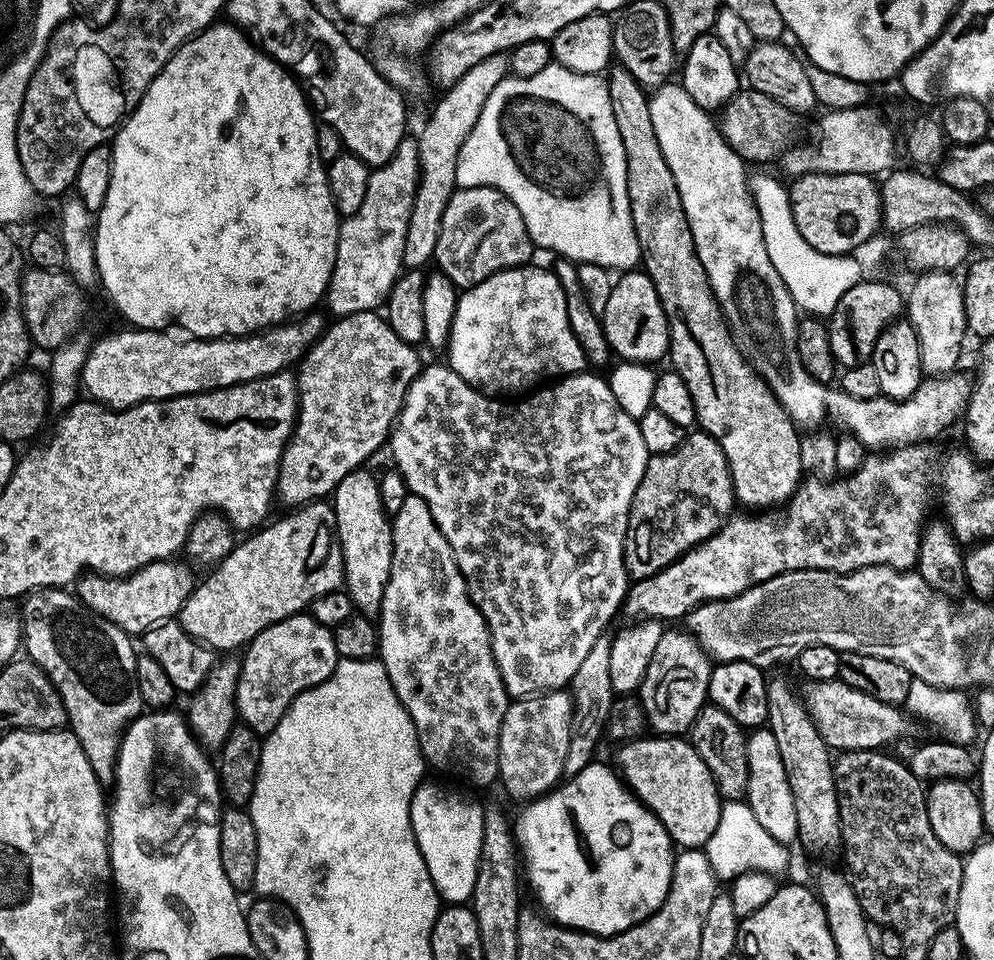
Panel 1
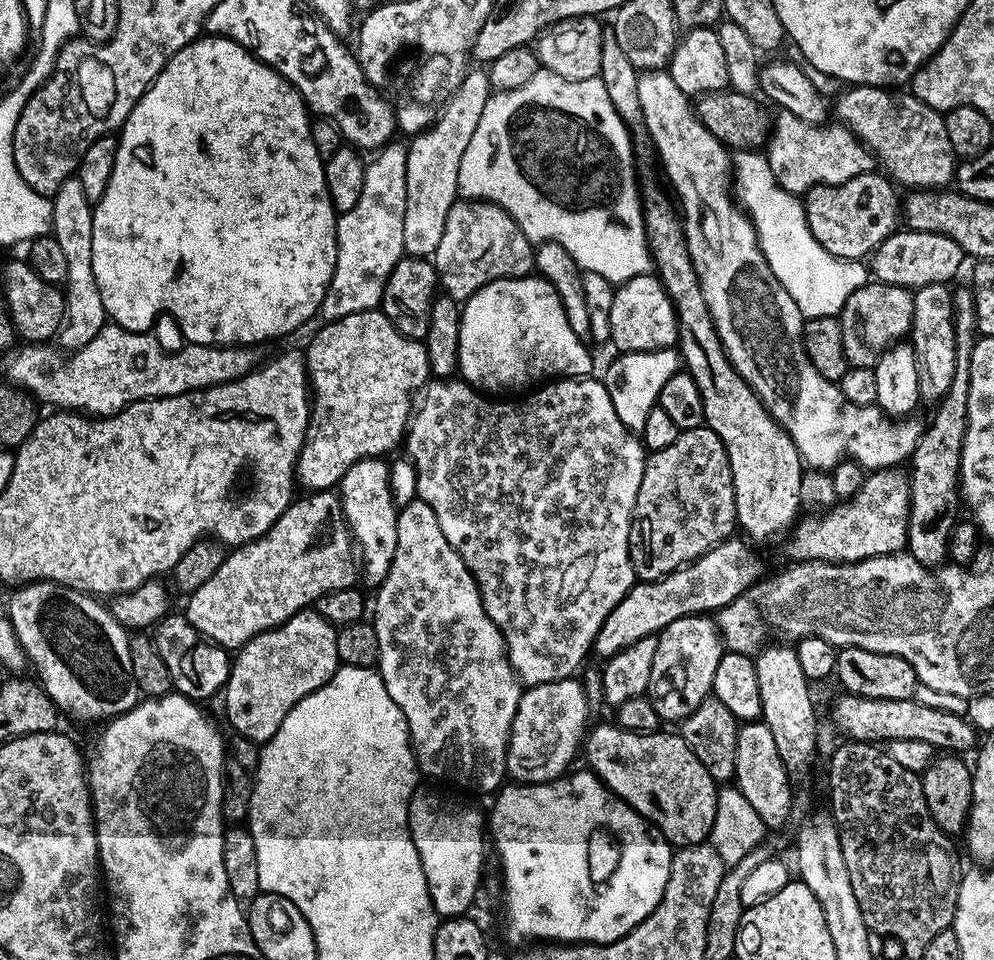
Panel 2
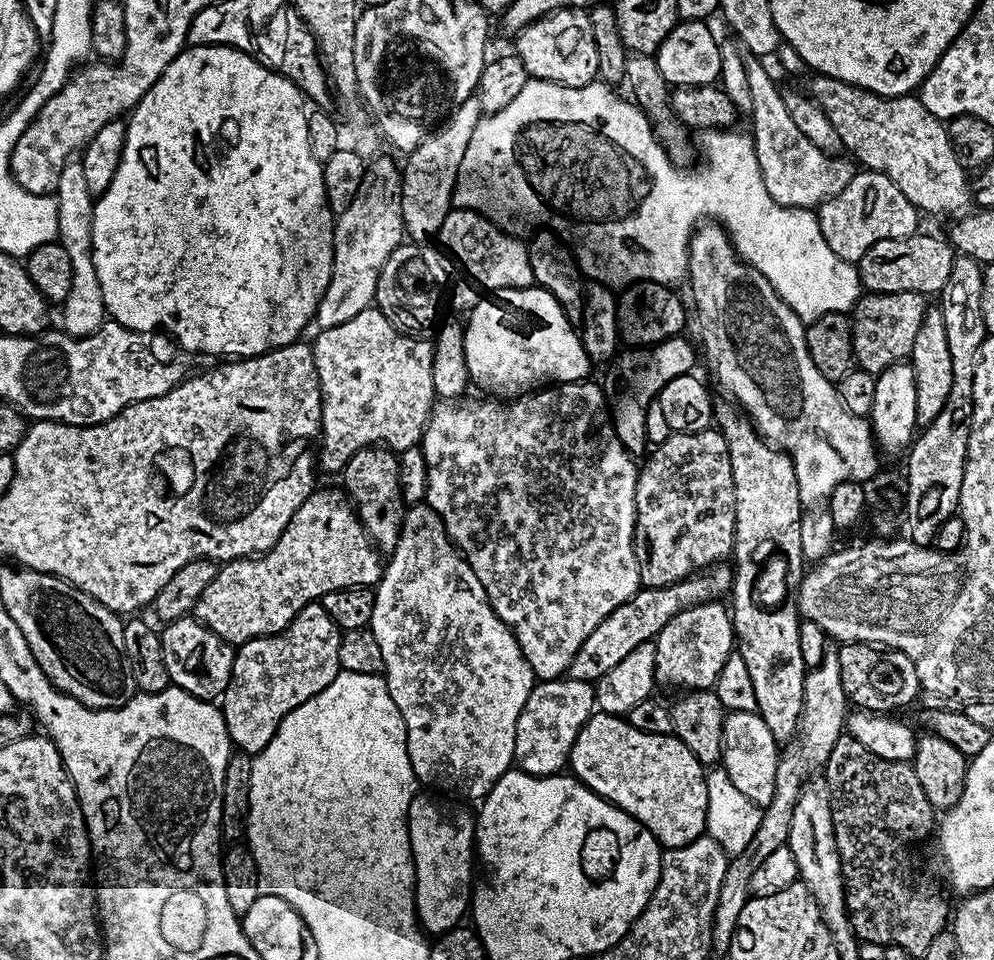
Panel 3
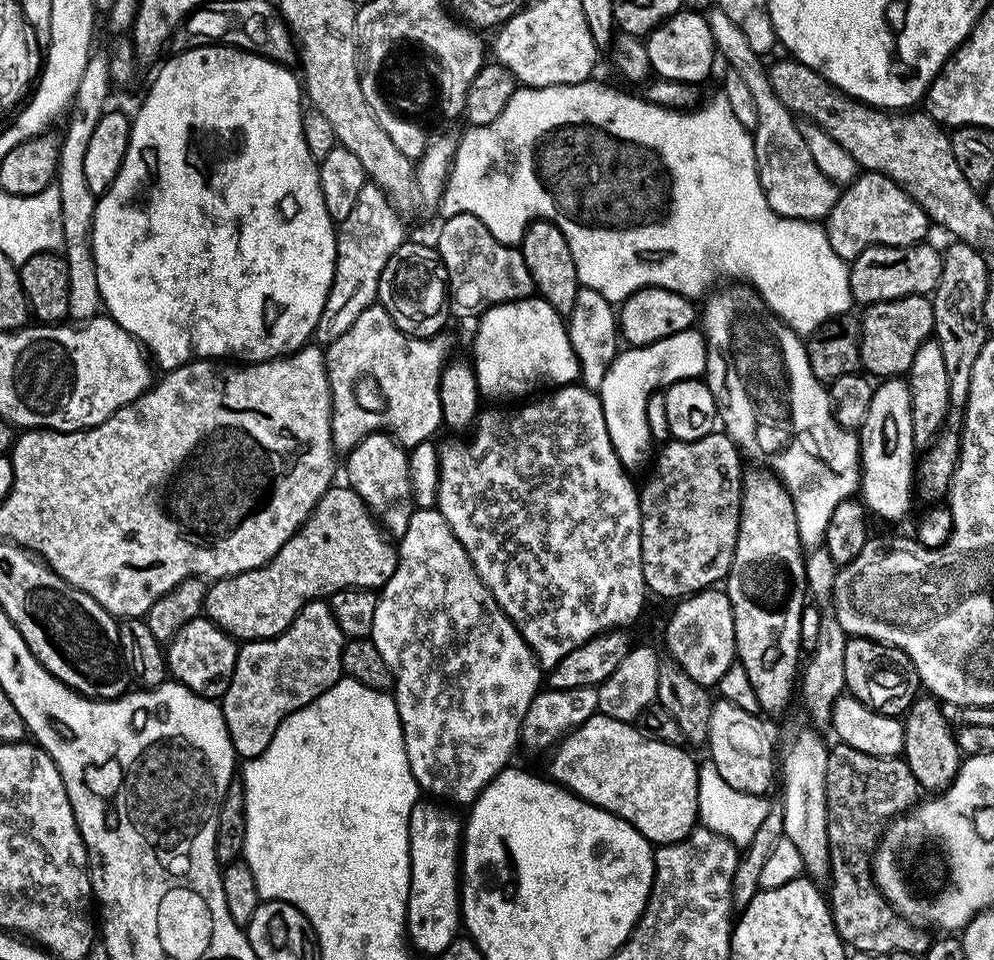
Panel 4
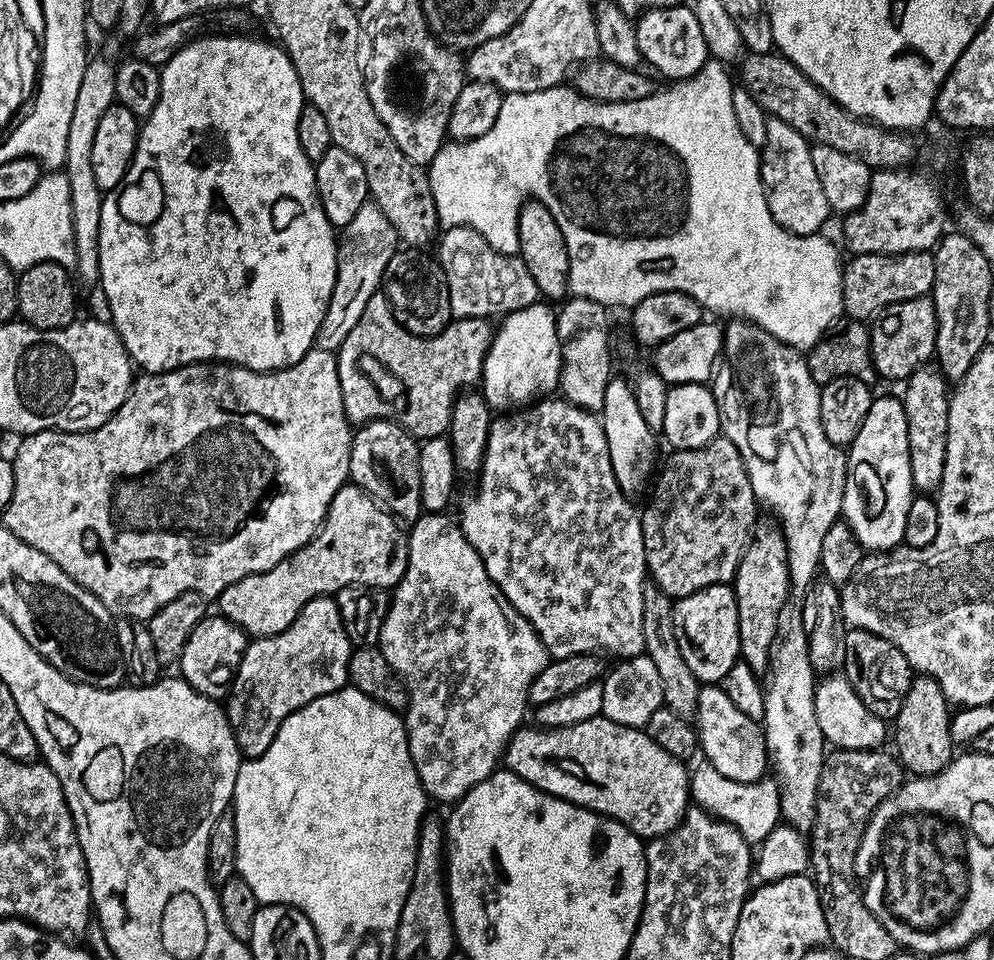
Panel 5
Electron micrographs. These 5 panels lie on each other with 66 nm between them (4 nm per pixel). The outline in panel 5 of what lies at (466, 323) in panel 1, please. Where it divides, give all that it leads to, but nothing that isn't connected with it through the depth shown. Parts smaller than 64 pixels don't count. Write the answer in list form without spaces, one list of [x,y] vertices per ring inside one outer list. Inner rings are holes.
[[[537,302],[526,306],[517,312],[509,312],[499,321],[495,329],[492,342],[488,346],[488,353],[484,359],[484,374],[482,377],[482,391],[484,401],[489,408],[497,413],[504,414],[509,410],[519,410],[549,394],[555,393],[560,386],[560,368],[564,359],[560,353],[560,339],[556,329],[556,312],[548,309],[549,305]]]

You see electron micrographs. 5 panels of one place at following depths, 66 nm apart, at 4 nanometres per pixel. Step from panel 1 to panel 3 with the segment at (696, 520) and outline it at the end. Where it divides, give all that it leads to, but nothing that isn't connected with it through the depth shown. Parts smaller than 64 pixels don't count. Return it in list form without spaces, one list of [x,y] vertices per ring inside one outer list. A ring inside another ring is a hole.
[[[715,427],[707,428],[705,432],[686,434],[673,432],[666,442],[655,445],[651,449],[648,461],[642,464],[636,478],[636,561],[640,571],[640,583],[645,588],[669,588],[672,584],[695,576],[705,568],[727,561],[733,555],[736,546],[736,499],[734,498],[734,474],[730,470],[730,450],[726,446],[726,438]]]

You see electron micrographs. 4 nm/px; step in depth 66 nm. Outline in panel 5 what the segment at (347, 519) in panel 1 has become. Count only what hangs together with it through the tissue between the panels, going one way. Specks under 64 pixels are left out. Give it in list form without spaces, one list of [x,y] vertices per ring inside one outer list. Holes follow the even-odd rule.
[[[372,420],[355,429],[350,450],[351,483],[357,484],[364,493],[382,508],[387,508],[397,521],[414,522],[422,515],[422,474],[420,473],[420,444],[411,436],[403,423],[396,420]]]

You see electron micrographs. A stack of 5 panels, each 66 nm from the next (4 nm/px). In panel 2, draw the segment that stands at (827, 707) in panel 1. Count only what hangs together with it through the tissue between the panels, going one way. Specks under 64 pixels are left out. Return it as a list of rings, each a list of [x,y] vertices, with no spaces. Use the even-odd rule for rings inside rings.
[[[840,694],[832,704],[831,723],[841,737],[852,742],[876,742],[876,739],[889,742],[898,739],[918,739],[928,742],[935,750],[948,754],[965,754],[977,747],[978,733],[969,722],[967,715],[959,712],[938,710],[926,706],[919,699],[875,700],[851,694]]]

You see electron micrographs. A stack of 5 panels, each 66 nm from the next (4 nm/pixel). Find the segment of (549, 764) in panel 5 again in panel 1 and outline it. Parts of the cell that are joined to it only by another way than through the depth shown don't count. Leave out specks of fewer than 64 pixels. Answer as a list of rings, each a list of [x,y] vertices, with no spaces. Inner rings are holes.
[[[648,734],[615,749],[614,767],[629,790],[666,826],[673,845],[681,849],[703,848],[718,827],[722,807],[720,791],[702,762],[698,750],[679,736]]]

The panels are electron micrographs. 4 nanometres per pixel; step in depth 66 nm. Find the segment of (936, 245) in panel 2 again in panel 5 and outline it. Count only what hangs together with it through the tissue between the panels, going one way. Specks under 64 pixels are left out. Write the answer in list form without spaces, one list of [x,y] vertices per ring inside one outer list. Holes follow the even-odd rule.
[[[931,251],[903,252],[897,256],[871,252],[861,256],[853,255],[851,259],[842,268],[842,298],[844,312],[854,320],[871,321],[886,306],[927,296],[934,286],[934,255]]]

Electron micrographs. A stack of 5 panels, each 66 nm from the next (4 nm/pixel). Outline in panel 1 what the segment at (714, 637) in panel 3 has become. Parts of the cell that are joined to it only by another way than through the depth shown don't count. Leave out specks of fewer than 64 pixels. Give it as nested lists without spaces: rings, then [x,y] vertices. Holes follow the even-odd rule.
[[[676,626],[665,630],[654,650],[654,658],[650,658],[646,678],[642,678],[638,689],[648,727],[653,733],[683,737],[691,729],[708,700],[708,683],[713,667],[708,653],[701,649],[691,632],[679,632]]]

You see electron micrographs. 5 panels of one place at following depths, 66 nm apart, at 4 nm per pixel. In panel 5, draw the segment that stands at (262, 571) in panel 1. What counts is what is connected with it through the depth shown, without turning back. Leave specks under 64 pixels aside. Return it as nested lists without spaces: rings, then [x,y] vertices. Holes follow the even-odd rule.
[[[344,484],[338,494],[334,494],[328,507],[328,517],[324,519],[312,540],[303,544],[298,551],[291,552],[285,560],[278,562],[278,566],[265,572],[255,572],[226,586],[226,590],[222,590],[218,597],[219,615],[237,624],[249,637],[273,636],[286,630],[286,626],[290,626],[290,622],[298,618],[302,606],[319,596],[332,596],[351,584],[365,584],[368,588],[385,590],[395,589],[403,578],[404,571],[408,569],[408,538],[402,532],[400,536],[399,527],[401,528],[401,525],[396,517],[387,508],[380,507],[357,484]]]

